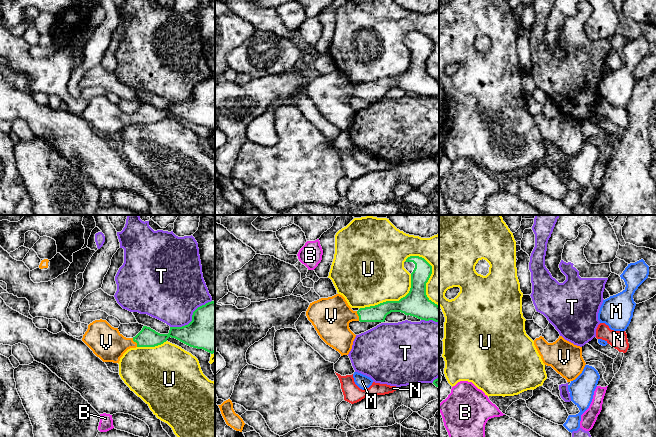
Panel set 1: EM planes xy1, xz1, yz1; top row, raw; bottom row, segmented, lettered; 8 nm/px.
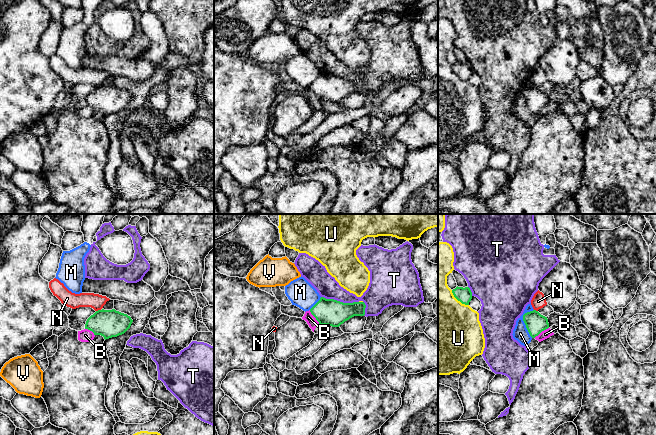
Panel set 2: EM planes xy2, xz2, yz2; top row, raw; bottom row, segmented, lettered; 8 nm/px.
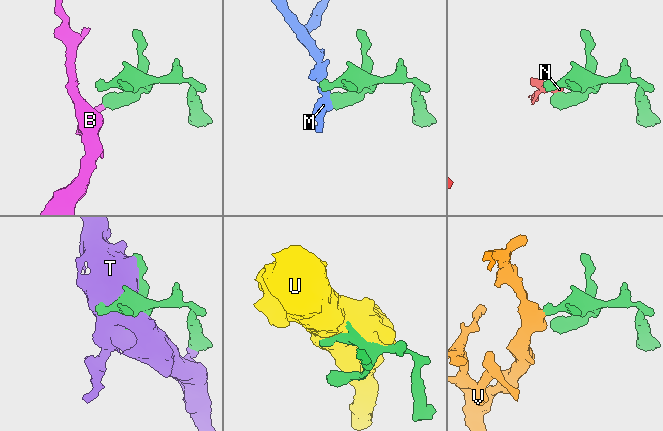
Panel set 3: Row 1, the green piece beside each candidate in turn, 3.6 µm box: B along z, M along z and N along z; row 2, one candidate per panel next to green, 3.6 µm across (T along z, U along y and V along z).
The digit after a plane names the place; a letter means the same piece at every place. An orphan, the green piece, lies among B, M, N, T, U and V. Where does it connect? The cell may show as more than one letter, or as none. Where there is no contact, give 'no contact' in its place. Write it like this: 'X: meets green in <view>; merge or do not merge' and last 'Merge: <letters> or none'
B: meets green in xz2; do not merge
M: meets green in yz2; do not merge
N: meets green in xy2; do not merge
T: meets green in xy1; do not merge
U: meets green in xz1; do not merge
V: meets green in xy1; merge
Merge: V

